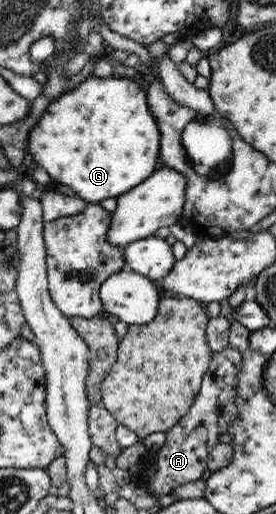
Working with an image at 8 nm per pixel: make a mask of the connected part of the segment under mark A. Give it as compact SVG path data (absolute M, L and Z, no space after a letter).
M228 346L218 352L213 352L209 369L201 379L201 389L196 393L193 403L179 421L163 432L165 440L160 449L152 452L149 465L143 466L140 458L137 466L139 471L130 477L143 487L147 487L149 495L167 495L171 488L185 482L201 480L207 468L207 454L218 442L219 433L225 433L231 420L235 418L235 386L237 373L240 369L241 353Z

